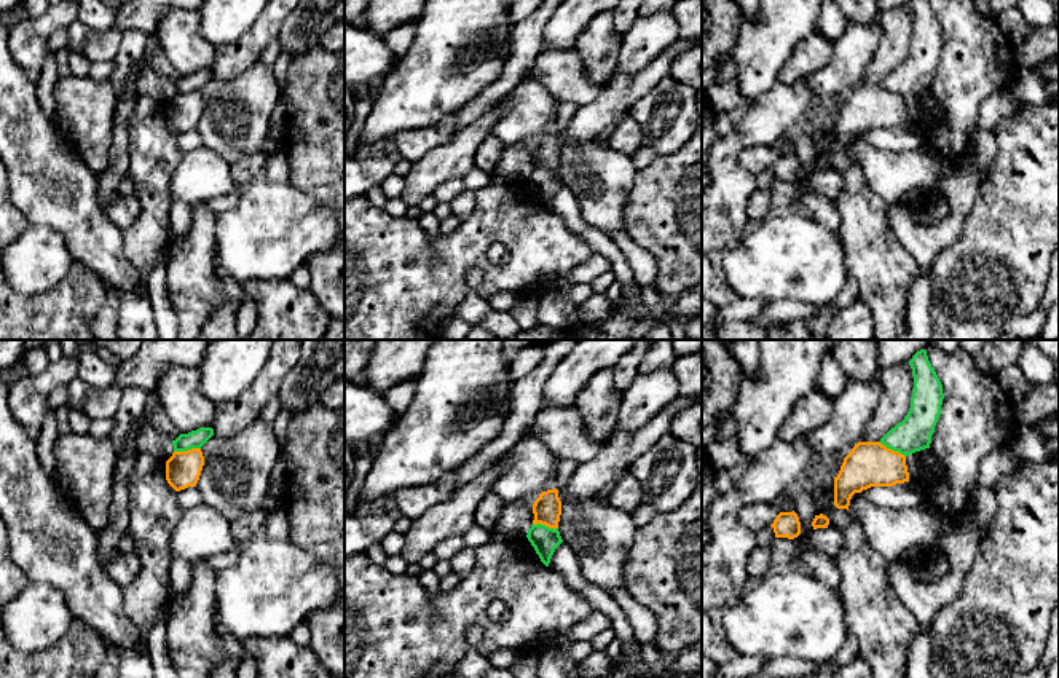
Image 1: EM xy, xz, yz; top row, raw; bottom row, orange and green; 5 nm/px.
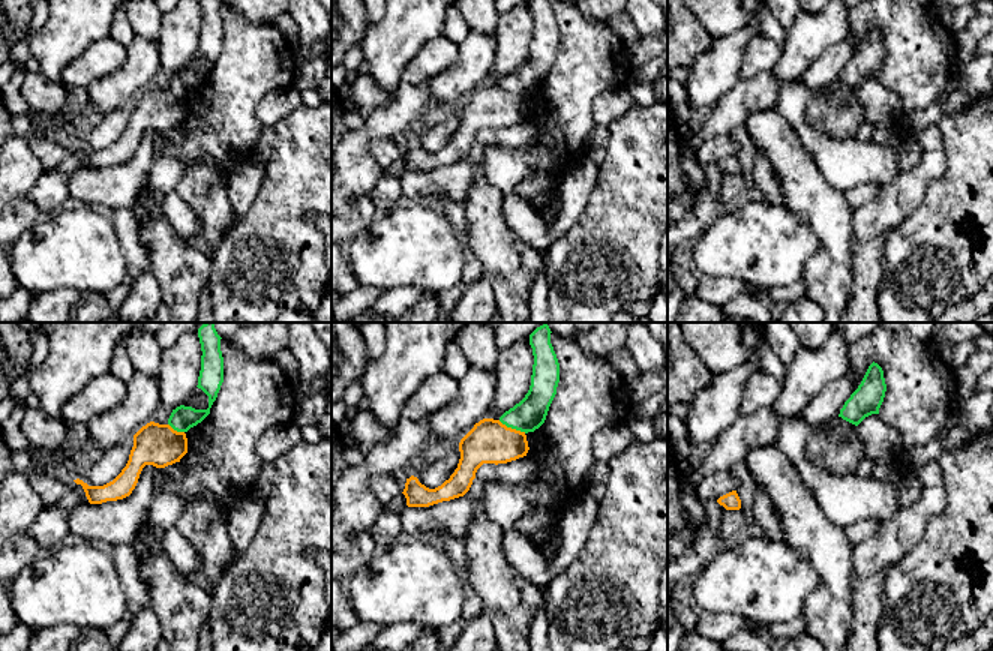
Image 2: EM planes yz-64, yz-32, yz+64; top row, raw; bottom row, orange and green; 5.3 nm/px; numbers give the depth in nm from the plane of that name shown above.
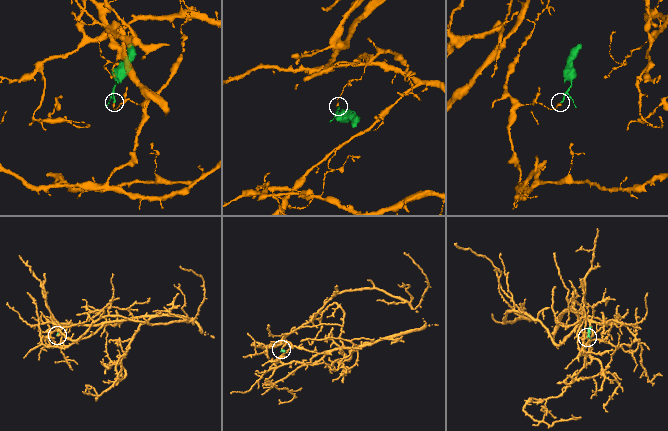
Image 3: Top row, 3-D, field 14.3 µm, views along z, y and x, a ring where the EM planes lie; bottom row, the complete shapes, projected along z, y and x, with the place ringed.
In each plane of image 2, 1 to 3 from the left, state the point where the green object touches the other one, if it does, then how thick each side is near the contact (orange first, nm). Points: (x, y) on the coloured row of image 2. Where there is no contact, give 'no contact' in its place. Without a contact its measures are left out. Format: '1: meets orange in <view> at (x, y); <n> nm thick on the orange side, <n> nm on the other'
1: meets orange in yz-64 at (176, 431); 220 nm thick on the orange side, 140 nm on the other
2: meets orange in yz-32 at (510, 428); 240 nm thick on the orange side, 170 nm on the other
3: no contact

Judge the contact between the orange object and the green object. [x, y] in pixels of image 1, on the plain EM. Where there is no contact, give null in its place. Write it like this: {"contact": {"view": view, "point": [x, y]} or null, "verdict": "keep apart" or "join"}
{"contact": {"view": "xy", "point": [187, 93]}, "verdict": "keep apart"}

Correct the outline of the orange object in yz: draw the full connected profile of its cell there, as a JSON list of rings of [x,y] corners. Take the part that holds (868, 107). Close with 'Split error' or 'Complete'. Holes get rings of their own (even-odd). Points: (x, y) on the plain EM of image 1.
[[[858,85],[844,101],[841,113],[834,120],[834,148],[848,153],[855,136],[904,124],[909,124],[904,97],[880,85]]]. Complete

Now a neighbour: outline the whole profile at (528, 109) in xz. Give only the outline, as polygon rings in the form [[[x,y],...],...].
[[[523,81],[493,105],[504,110],[493,134],[504,145],[526,144],[533,148],[542,134],[557,131],[557,104],[539,81]]]

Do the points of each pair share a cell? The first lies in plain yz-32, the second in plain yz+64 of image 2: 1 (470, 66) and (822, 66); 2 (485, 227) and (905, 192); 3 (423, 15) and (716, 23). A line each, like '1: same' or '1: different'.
1: different
2: different
3: different

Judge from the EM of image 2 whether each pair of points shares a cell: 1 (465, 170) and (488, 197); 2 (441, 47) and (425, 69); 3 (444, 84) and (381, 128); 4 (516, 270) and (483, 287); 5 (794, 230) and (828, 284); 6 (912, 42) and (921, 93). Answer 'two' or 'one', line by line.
1: two
2: one
3: two
4: two
5: two
6: one

